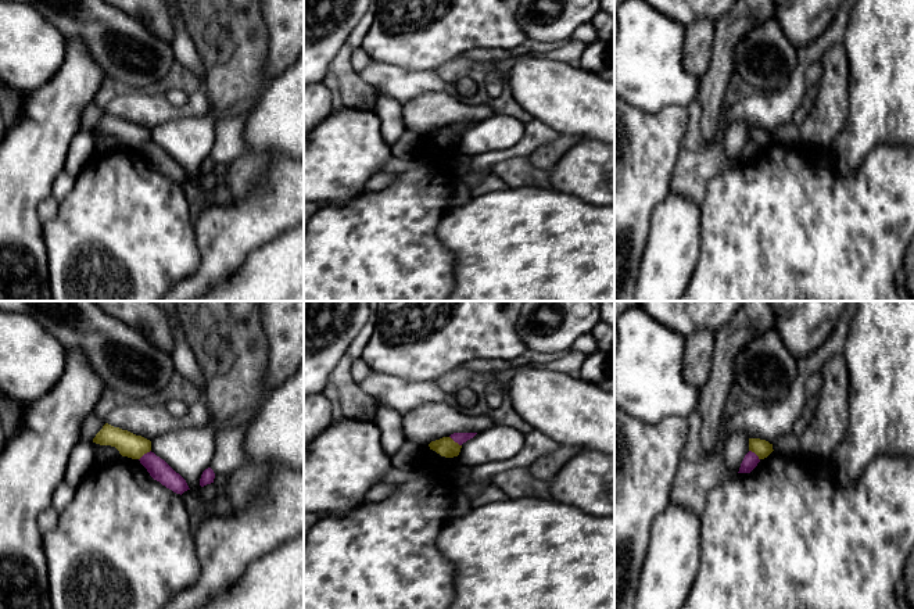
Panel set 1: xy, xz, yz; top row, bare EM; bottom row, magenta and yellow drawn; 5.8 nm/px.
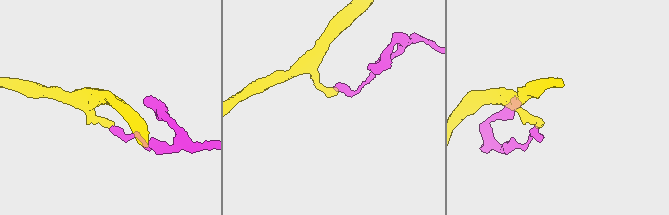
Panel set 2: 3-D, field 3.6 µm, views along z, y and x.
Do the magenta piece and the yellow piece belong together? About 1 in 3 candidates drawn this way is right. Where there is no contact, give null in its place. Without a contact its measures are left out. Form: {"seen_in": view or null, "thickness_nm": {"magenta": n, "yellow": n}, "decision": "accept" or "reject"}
{"seen_in": "xy", "thickness_nm": {"magenta": 120, "yellow": 140}, "decision": "reject"}

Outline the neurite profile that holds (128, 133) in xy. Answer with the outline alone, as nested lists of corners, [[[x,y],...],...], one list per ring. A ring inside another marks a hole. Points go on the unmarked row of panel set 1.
[[[108,112],[96,123],[93,132],[115,136],[122,146],[132,148],[140,148],[144,143],[151,140],[150,129]]]

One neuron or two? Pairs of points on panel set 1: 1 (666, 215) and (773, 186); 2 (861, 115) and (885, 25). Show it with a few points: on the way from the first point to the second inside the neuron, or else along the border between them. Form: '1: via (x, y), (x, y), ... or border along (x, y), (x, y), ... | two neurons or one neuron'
1: border along (701, 206), (699, 240) | two neurons
2: via (884, 93), (885, 47) | one neuron

